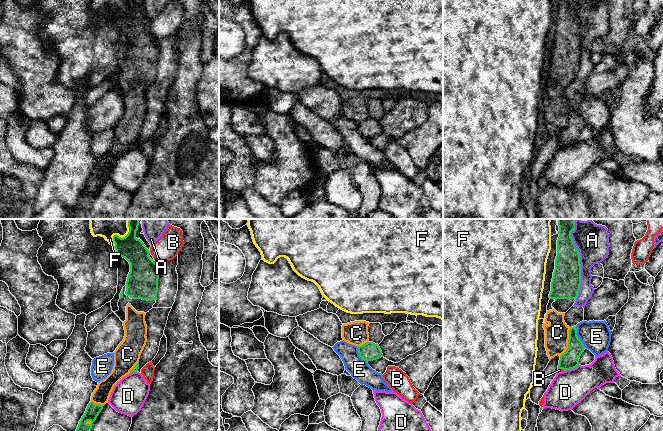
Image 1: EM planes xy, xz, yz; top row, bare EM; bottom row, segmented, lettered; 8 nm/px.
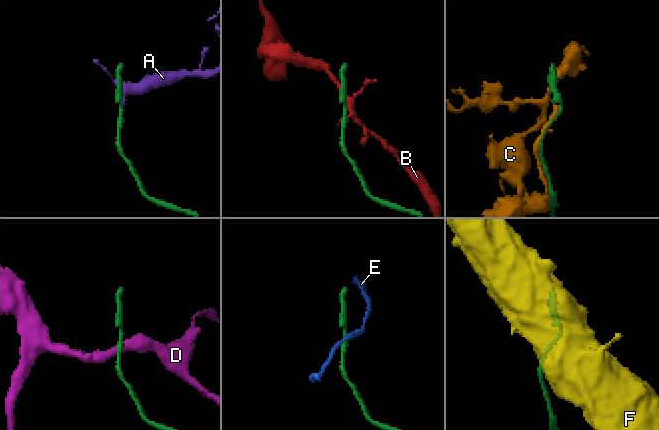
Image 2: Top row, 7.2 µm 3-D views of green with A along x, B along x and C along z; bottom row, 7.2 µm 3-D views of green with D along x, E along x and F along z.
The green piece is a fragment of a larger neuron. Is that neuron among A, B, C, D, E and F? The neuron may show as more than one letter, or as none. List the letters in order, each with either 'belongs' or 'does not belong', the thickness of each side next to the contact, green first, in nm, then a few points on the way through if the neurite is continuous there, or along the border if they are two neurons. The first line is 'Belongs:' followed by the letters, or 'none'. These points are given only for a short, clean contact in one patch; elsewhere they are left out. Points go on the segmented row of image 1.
Belongs: C
A: does not belong; 240 nm thick on the green side, 260 nm on the other
B: does not belong; 140 nm thick on the green side, 30 nm on the other
C: belongs; 140 nm thick on the green side, 190 nm on the other
D: does not belong; 140 nm thick on the green side, 280 nm on the other; border along yz (578, 364), (564, 371)
E: does not belong; 140 nm thick on the green side, 240 nm on the other
F: does not belong; 190 nm thick on the green side, 280 nm on the other

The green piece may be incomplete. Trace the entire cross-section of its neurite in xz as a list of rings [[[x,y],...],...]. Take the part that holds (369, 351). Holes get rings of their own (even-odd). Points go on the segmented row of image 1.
[[[354,321],[342,325],[343,340],[357,346],[359,356],[366,362],[383,357],[379,345],[369,341],[369,324],[366,321]]]

